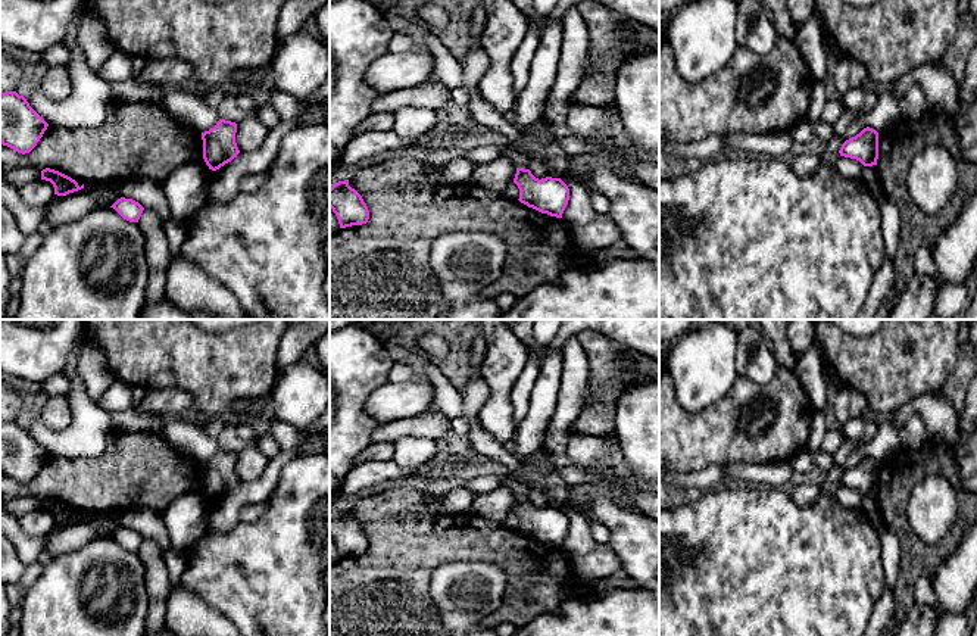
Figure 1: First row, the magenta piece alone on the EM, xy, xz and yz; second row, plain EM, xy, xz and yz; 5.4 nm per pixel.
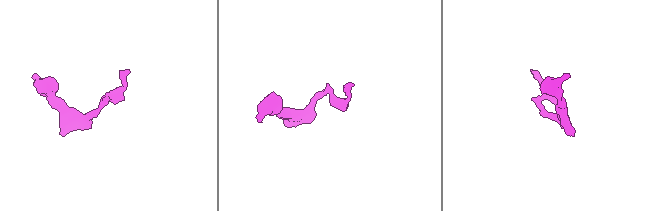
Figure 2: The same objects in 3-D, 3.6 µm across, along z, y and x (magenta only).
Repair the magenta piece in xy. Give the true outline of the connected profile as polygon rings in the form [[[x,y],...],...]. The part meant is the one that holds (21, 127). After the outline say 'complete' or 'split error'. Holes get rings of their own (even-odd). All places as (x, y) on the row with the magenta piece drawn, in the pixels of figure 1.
[[[16,91],[0,94],[0,143],[18,153],[29,153],[49,124]]]; complete

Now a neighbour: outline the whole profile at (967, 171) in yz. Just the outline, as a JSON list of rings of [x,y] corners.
[[[928,109],[920,119],[900,118],[878,132],[878,159],[883,187],[900,213],[900,237],[895,264],[895,286],[874,319],[887,319],[911,280],[920,247],[933,250],[937,238],[955,219],[961,206],[977,191],[977,163],[964,159],[952,118]],[[930,146],[943,146],[955,160],[958,183],[952,199],[936,213],[924,213],[909,194],[906,175],[912,159]]]

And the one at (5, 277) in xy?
[[[0,253],[0,319],[6,318],[7,303],[12,297],[9,292],[10,281],[12,277],[6,265],[6,256]]]

